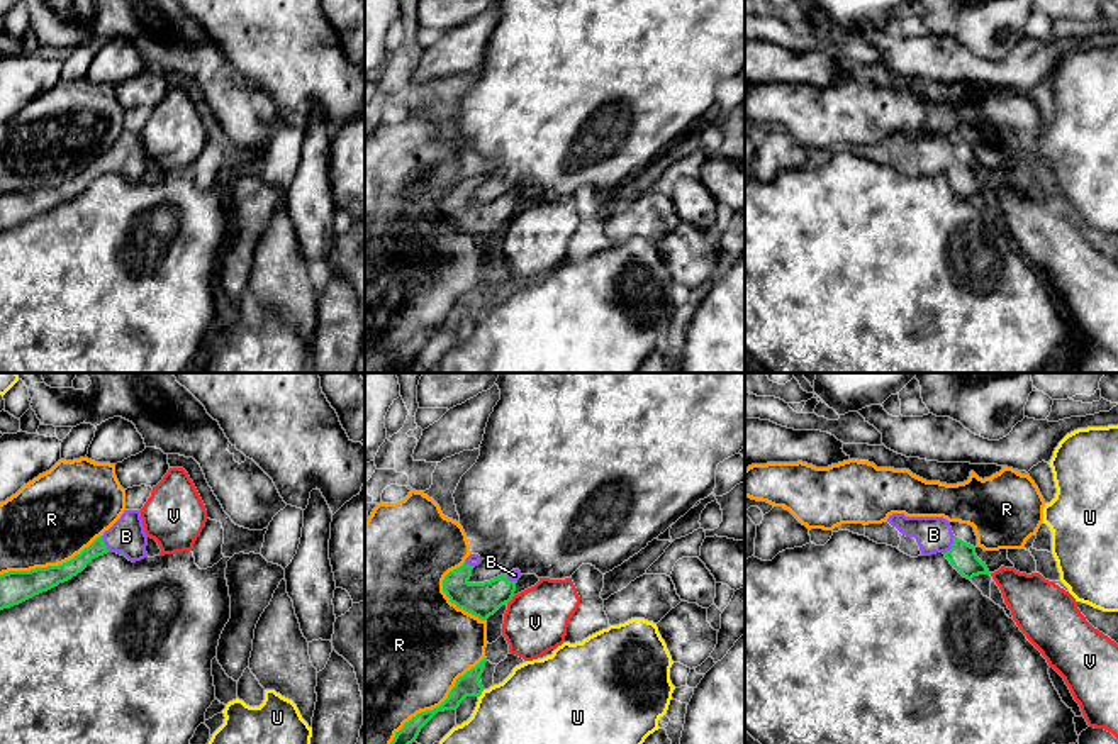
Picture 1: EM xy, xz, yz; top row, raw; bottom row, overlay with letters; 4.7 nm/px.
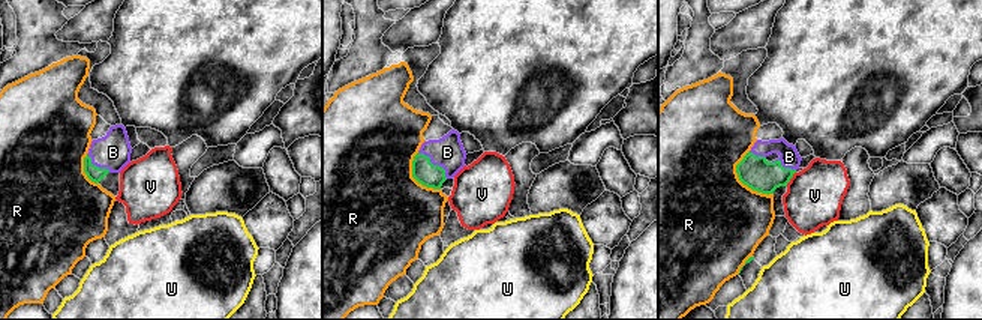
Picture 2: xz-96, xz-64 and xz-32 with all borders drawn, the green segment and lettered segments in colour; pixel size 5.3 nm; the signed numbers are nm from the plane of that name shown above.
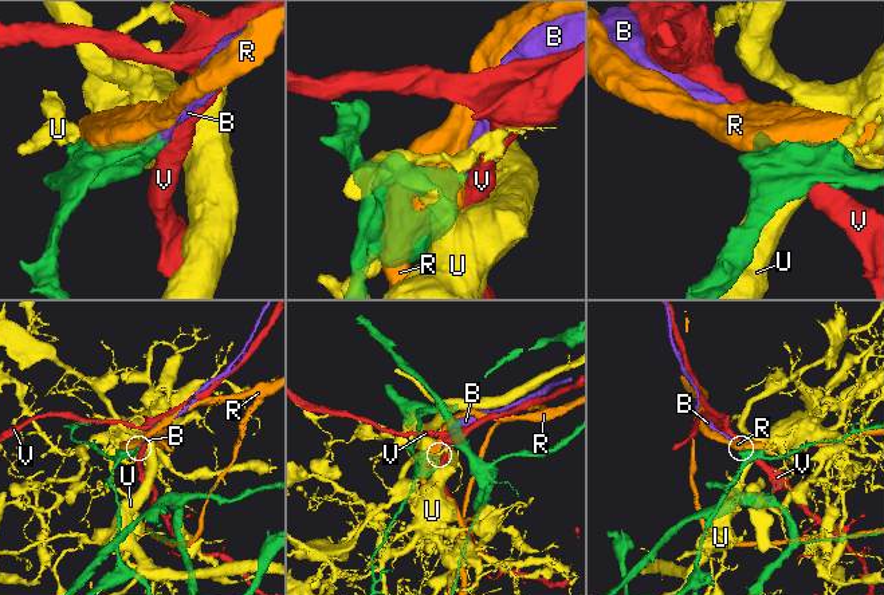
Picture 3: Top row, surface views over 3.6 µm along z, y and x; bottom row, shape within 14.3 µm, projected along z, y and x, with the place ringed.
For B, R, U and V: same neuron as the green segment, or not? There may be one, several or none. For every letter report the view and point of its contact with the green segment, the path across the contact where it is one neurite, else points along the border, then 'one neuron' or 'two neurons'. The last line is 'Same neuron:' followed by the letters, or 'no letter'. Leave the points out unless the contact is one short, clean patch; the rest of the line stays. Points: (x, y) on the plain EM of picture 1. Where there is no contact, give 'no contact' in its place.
B: contact yz (952, 166); way yz (962, 177), (952, 166), (933, 155); one neuron
R: contact xz (433, 329); two neurons
U: contact xz (480, 314); two neurons
V: contact xz (511, 219); border xz (514, 216), (508, 224); two neurons
Same neuron: B

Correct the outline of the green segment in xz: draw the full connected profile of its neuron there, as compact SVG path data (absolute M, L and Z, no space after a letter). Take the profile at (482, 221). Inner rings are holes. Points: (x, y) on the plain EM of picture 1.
M470 175L460 188L444 197L443 212L458 229L463 229L480 241L487 241L512 220L516 203L523 195L519 190L512 190L490 202L470 203L472 190L478 185L480 176Z

